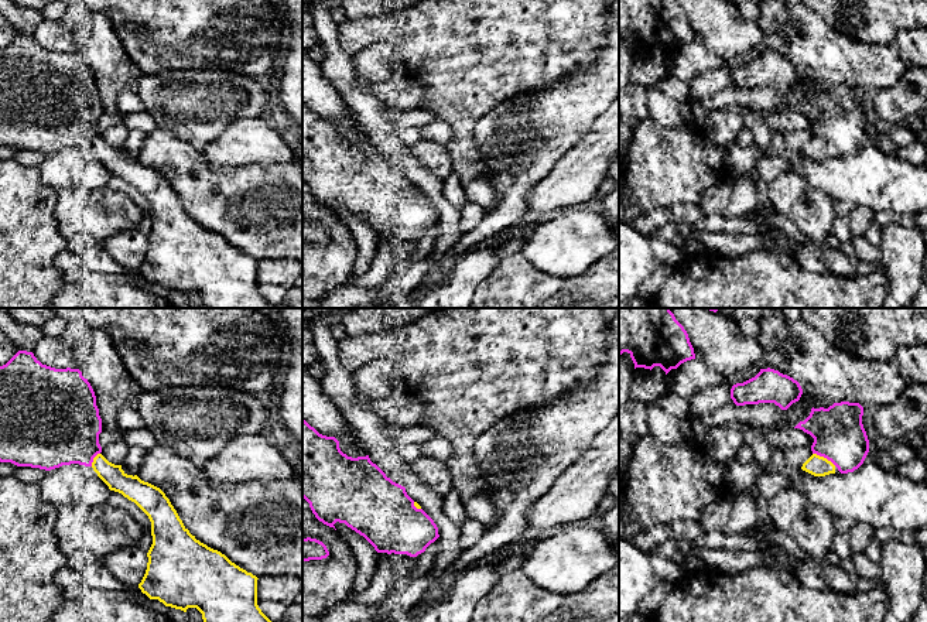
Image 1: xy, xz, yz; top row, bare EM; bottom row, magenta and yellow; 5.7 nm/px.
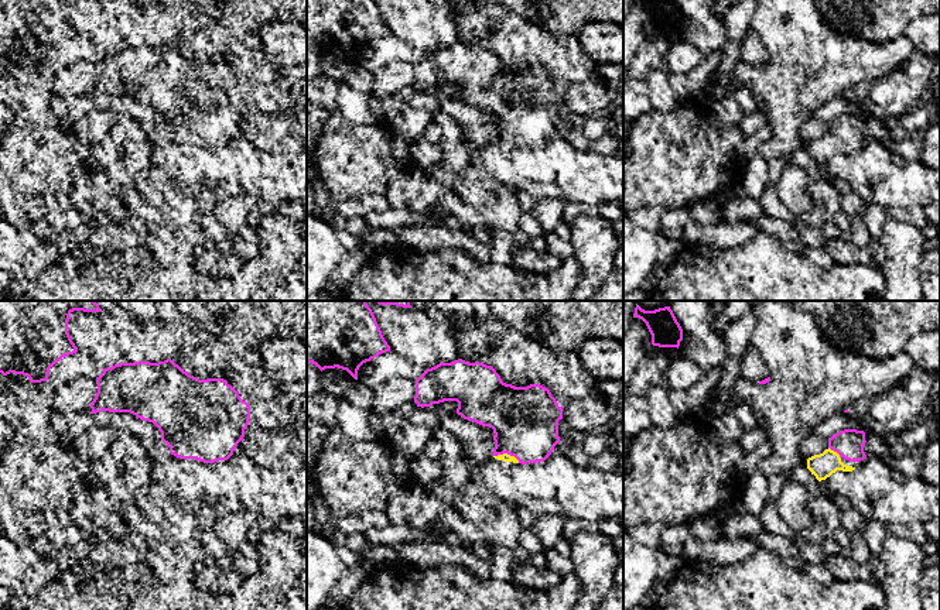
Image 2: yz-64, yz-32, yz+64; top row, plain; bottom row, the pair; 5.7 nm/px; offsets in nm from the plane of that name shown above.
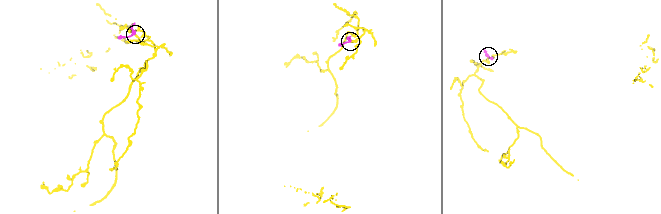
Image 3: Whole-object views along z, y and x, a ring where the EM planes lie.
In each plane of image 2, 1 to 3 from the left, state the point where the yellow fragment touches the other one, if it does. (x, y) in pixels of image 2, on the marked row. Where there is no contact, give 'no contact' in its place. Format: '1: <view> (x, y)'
1: no contact
2: yz-32 (506, 452)
3: yz+64 (836, 451)

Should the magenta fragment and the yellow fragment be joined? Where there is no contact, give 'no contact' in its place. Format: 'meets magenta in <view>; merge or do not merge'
meets magenta in yz; merge

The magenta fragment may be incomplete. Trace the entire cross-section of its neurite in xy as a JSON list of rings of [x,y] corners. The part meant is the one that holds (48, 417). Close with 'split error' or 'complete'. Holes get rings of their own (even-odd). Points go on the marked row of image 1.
[[[18,351],[0,366],[0,462],[45,471],[62,465],[92,466],[110,491],[134,502],[151,522],[153,544],[138,588],[150,599],[187,612],[196,608],[203,622],[271,622],[257,605],[257,577],[189,533],[165,493],[127,475],[100,452],[102,418],[95,392],[79,369],[42,365],[33,352]]]; split error

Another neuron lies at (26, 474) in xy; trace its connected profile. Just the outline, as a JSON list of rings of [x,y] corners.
[[[18,466],[14,476],[24,483],[40,483],[45,474],[45,469]]]

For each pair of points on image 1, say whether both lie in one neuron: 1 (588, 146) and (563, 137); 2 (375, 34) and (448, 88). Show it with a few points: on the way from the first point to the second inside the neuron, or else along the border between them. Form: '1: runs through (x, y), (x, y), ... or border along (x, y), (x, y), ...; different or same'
1: border along (598, 115), (591, 127), (554, 164); different
2: runs through (394, 34), (400, 34), (434, 68); same

